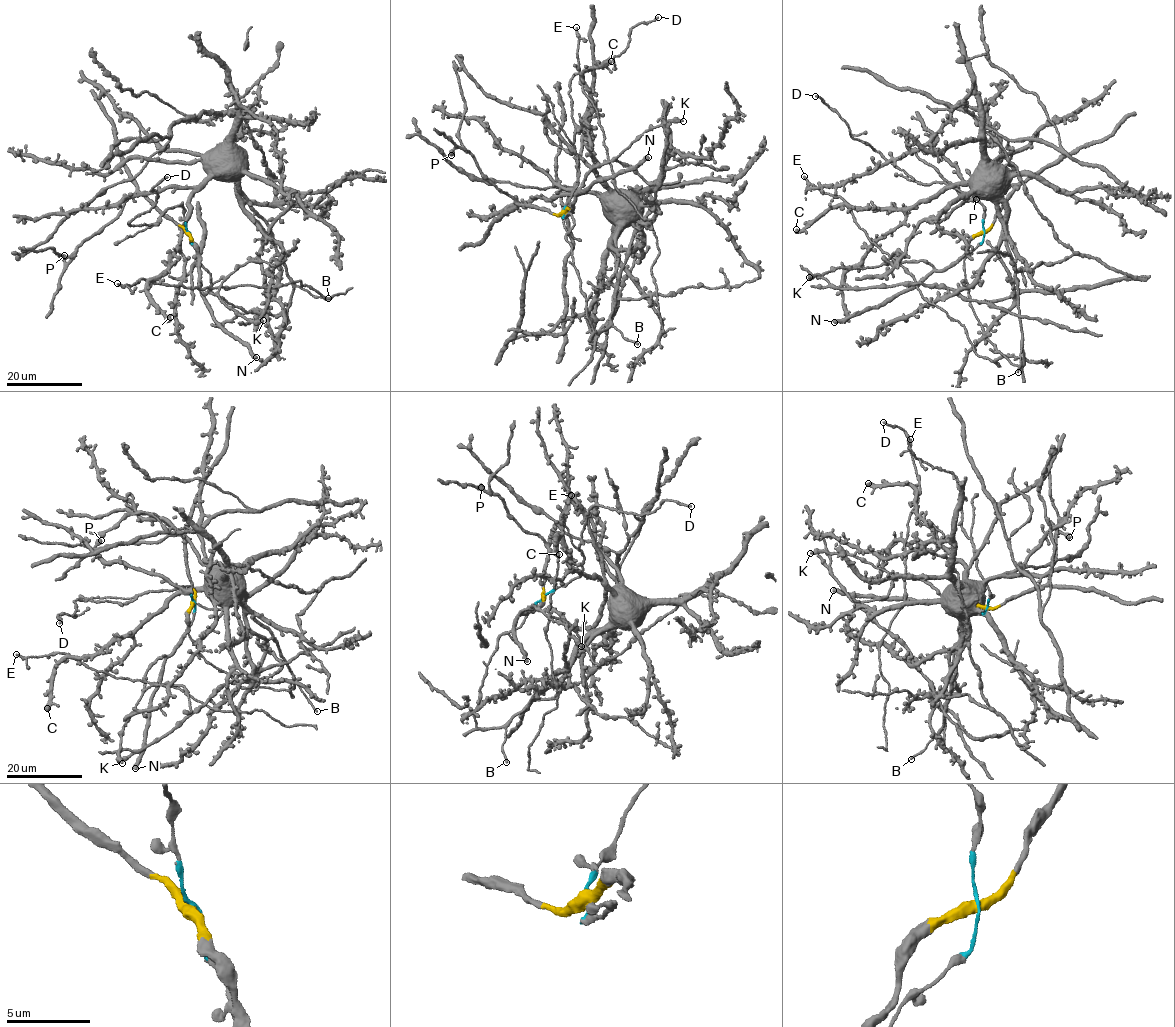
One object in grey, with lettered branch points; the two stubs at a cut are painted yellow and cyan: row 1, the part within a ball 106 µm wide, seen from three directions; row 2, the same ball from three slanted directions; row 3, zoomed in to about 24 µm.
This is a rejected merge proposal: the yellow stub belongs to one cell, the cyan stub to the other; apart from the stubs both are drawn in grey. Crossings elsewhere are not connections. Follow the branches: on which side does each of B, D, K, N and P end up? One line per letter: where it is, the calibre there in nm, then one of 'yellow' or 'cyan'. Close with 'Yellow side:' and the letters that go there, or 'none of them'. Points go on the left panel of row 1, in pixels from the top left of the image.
B: at (328, 298); 150 nm thick; cyan
D: at (167, 177); 240 nm thick; cyan
K: at (263, 320); 300 nm thick; yellow
N: at (256, 357); 550 nm thick; yellow
P: at (64, 255); 650 nm thick; yellow
Yellow side: K, N, P

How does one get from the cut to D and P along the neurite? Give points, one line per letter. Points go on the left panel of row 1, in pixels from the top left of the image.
D: (189, 232), (182, 202), (168, 208), (157, 225), (128, 223), (155, 203), (157, 195), (151, 189), (168, 177)
P: (188, 232), (162, 216), (138, 193), (125, 202), (120, 213), (78, 247), (67, 262), (64, 255)

